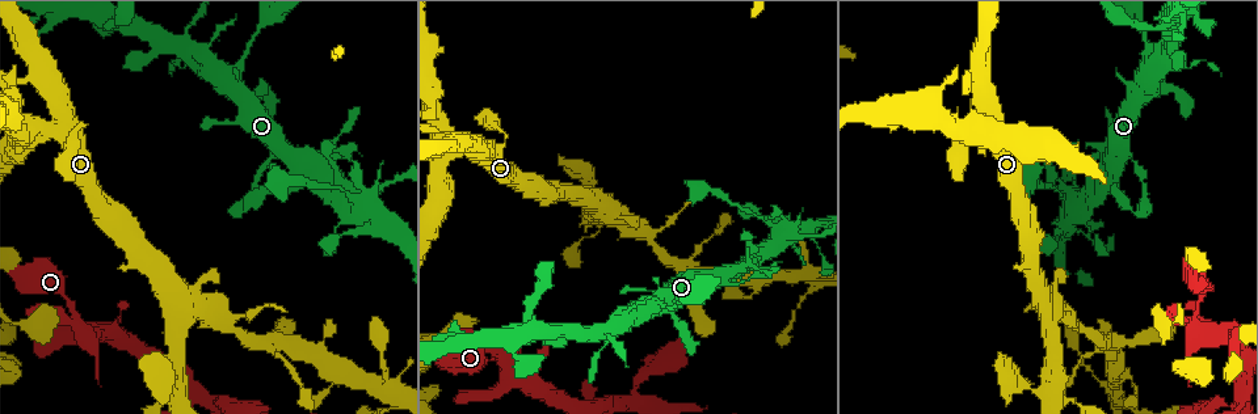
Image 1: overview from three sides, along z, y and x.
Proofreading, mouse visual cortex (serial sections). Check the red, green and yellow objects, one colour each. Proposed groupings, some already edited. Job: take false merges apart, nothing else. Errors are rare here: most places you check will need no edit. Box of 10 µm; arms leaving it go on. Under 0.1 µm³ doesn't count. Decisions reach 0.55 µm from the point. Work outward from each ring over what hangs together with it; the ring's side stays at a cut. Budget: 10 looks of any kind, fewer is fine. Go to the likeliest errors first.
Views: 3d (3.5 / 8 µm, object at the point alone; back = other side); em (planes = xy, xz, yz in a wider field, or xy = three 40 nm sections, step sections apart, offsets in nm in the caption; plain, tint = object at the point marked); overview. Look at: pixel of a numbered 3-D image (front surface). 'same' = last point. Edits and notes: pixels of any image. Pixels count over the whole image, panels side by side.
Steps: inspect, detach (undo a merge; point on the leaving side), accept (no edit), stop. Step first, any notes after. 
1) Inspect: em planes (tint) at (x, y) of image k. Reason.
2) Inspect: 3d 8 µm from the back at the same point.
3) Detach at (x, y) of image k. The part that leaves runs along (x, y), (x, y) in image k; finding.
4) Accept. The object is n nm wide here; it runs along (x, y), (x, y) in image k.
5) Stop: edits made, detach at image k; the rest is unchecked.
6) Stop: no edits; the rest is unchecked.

Inspect: 3d 3.5 µm at (782, 234) of image 1. Four arms meet.

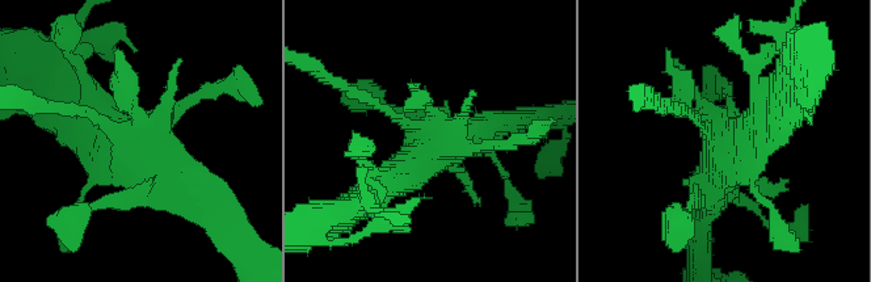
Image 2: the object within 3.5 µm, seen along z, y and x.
Inspect: em xy step 1 (tint) at (430, 142) of image 2. Shape alone is not enough.

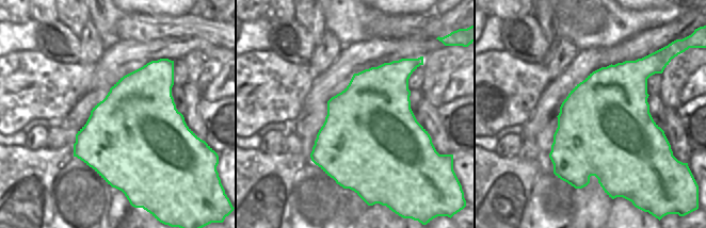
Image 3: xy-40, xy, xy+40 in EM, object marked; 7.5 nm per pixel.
Inspect: em xy step 2 (tint) at the same point. Another direction.

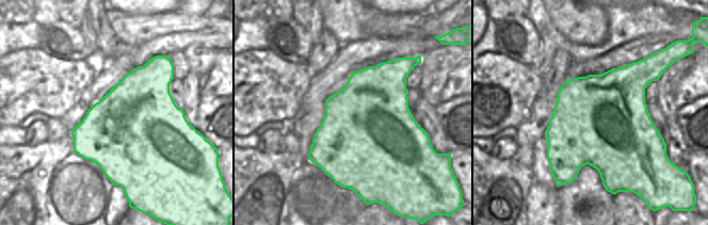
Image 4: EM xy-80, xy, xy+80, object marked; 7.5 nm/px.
Accept. The object is 750 nm wide here; it runs along (75, 112), (135, 144), (200, 205) in image 2; all the same cell.

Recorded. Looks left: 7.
Inspect: 3d 3.5 µm at (70, 321) of image 1. Abrupt turn.

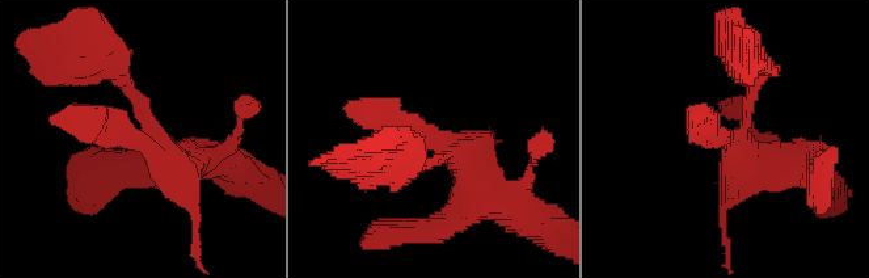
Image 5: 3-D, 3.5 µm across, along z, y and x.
Inspect: em xy step 2 (plain) at (436, 143) of image 5. Need the tissue.

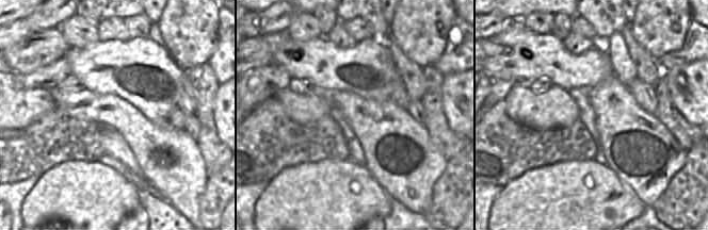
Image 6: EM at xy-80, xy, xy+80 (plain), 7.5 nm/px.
Inspect: em xy step 2 (tint) at the same point.

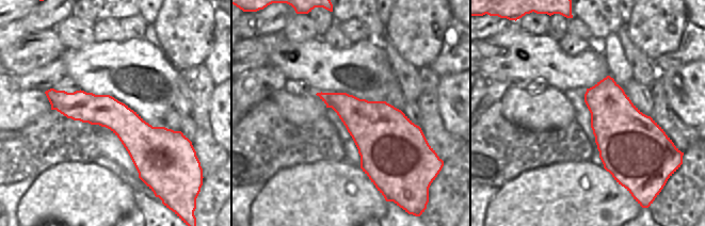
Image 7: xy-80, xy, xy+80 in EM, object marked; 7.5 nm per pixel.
Accept. It runs along (413, 161), (361, 112) in image 5; one cell here.

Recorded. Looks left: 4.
Inspect: 3d 3.5 µm at (281, 343) of image 1. A narrow waist.

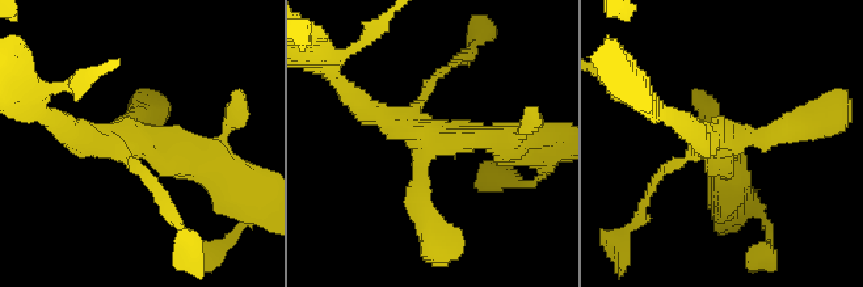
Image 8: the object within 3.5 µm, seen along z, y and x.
Inspect: em xy step 2 (tint) at (724, 140) of image 8. Now the EM.

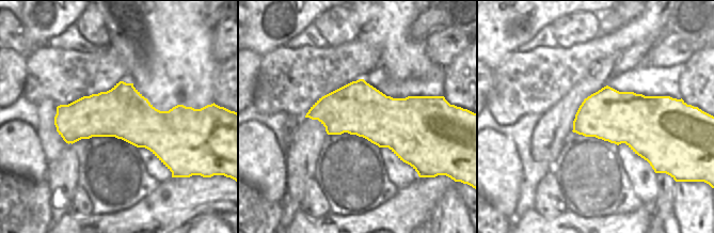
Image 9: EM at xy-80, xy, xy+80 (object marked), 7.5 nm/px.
Accept. It runs along (188, 110), (176, 121), (57, 122) in image 9; all the same cell.

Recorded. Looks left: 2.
Inspect: 3d 3.5 µm at (1114, 392) of image 1. Thick turns thin.

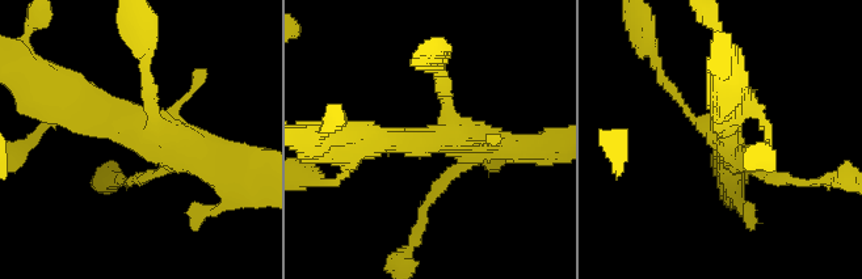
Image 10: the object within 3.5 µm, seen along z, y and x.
Inspect: em xy step 3 (tint) at (449, 137) of image 10. Shape alone is not enough.

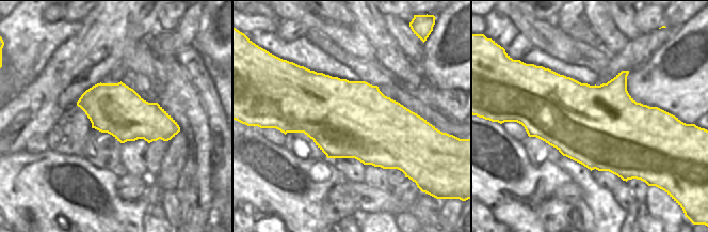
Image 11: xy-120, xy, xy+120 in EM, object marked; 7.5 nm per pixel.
Accept. It runs along (75, 113), (156, 136), (172, 165), (143, 181) in image 10; continuous, no second cell.

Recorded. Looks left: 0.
Stop: no edits; the rest is unchecked.

